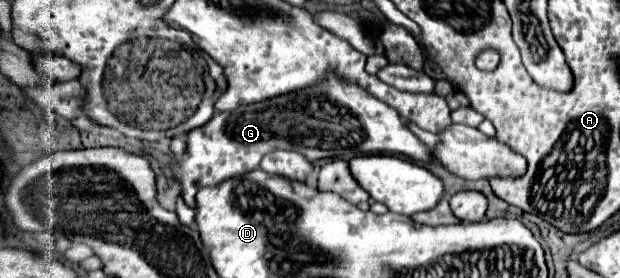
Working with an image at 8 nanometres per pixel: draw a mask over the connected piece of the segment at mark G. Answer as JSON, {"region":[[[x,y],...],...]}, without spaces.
{"region":[[[330,74],[328,80],[320,86],[300,90],[298,94],[284,94],[284,98],[272,98],[272,102],[256,102],[252,106],[240,106],[232,112],[216,112],[208,124],[194,128],[186,136],[186,158],[178,164],[178,170],[174,174],[174,180],[182,188],[182,200],[186,202],[186,206],[196,208],[194,196],[200,188],[218,186],[230,178],[260,168],[260,160],[272,150],[294,150],[304,154],[310,162],[322,158],[348,160],[358,154],[402,154],[416,162],[436,162],[432,150],[410,132],[406,120],[402,120],[394,108],[386,106],[376,98],[370,98],[370,94],[360,90],[358,86],[346,84]]]}

